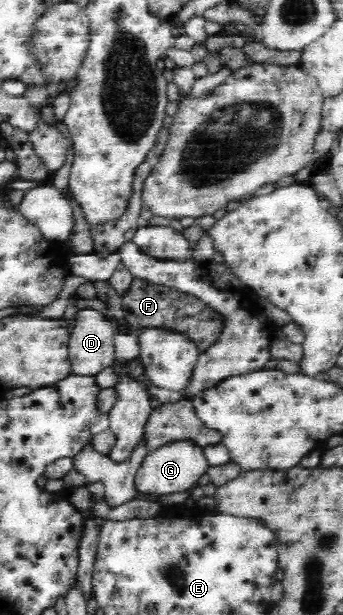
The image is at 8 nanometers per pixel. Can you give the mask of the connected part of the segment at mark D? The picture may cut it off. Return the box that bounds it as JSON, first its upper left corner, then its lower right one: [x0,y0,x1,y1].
[68,308,115,377]

